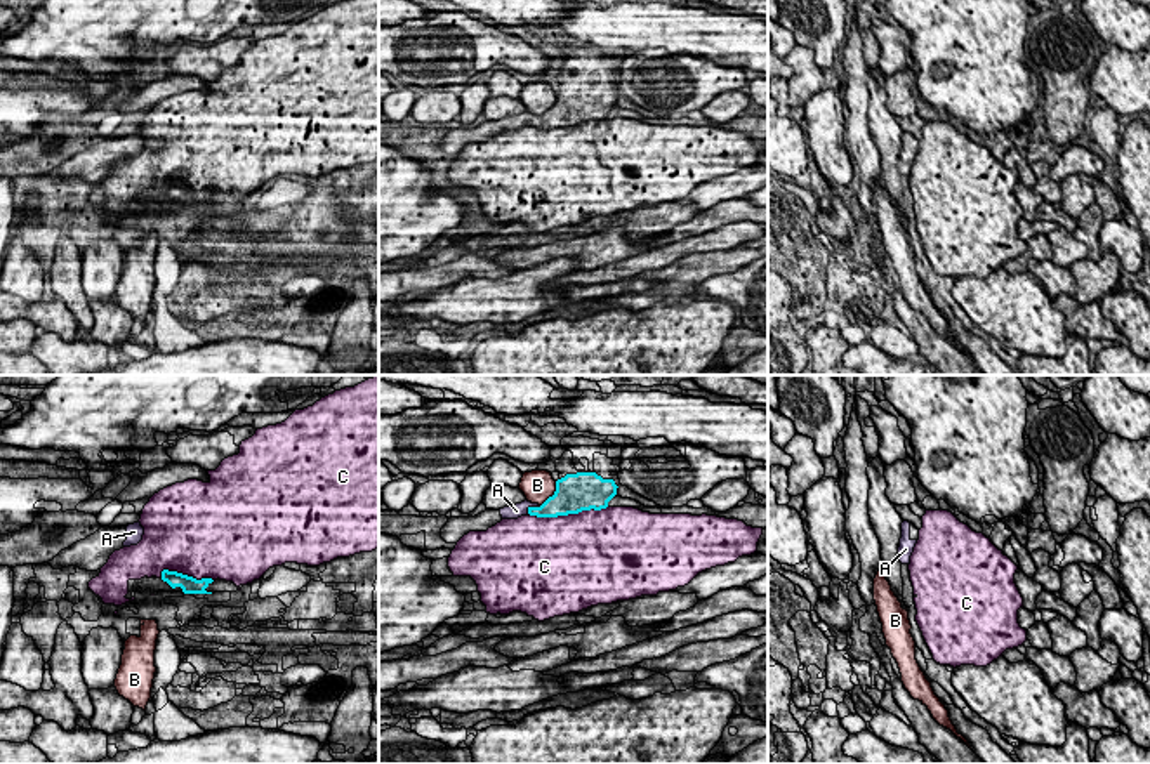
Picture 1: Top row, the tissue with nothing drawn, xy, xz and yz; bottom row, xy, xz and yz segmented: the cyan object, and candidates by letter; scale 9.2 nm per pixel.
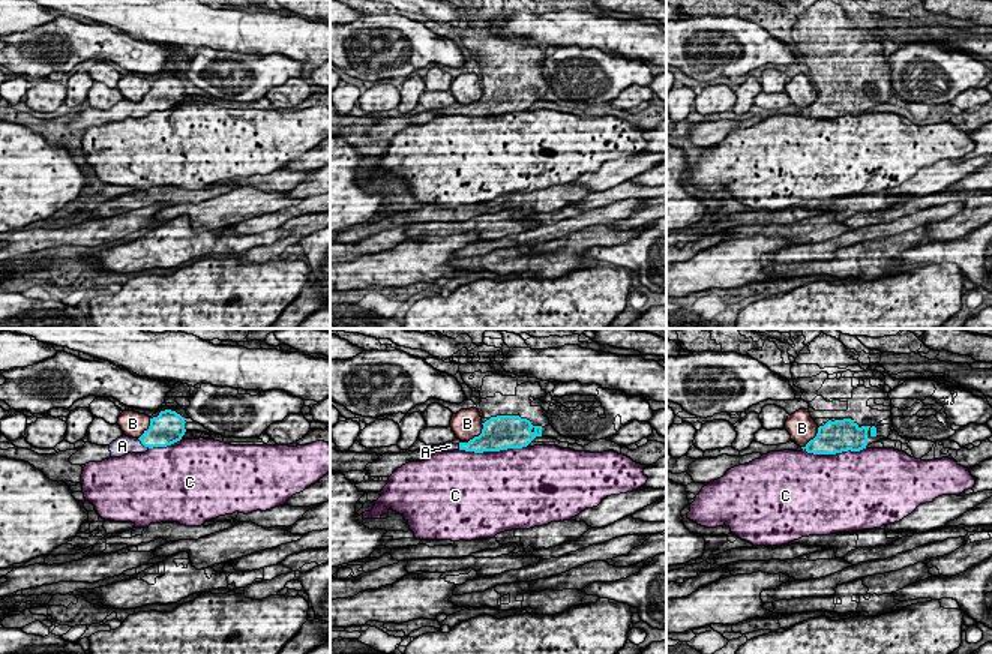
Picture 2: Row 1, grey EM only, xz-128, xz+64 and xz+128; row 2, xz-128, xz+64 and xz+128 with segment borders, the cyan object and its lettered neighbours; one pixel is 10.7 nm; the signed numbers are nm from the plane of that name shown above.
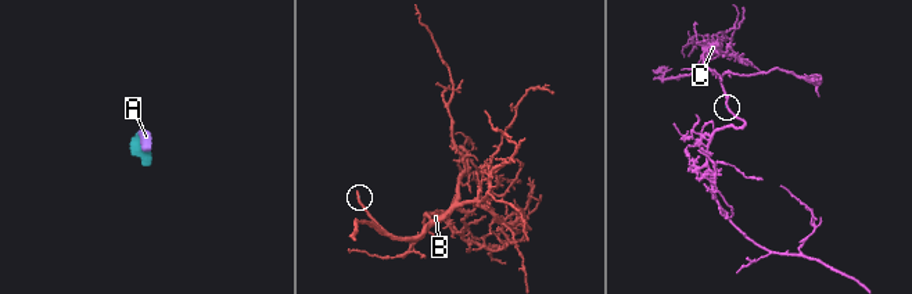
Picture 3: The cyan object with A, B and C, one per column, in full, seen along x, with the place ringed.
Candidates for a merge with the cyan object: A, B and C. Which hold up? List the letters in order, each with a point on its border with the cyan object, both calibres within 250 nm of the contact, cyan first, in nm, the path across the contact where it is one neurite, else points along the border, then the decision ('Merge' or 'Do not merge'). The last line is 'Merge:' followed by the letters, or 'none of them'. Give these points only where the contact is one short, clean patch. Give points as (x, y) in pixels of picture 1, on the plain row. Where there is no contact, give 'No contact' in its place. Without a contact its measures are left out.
A: Touches cyan at xz (532, 118). Thickness 200 nm (cyan) against 130 nm. Merge
B: Touches cyan at xz (555, 105). Thickness 360 nm (cyan) against 280 nm. Do not merge
C: Touches cyan at xz (567, 125). Thickness 360 nm (cyan) against 500 nm. Do not merge
Merge: A

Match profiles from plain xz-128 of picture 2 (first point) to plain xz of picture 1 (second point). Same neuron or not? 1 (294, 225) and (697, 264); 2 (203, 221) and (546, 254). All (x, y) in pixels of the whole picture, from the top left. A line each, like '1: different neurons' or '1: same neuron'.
1: same neuron
2: same neuron

